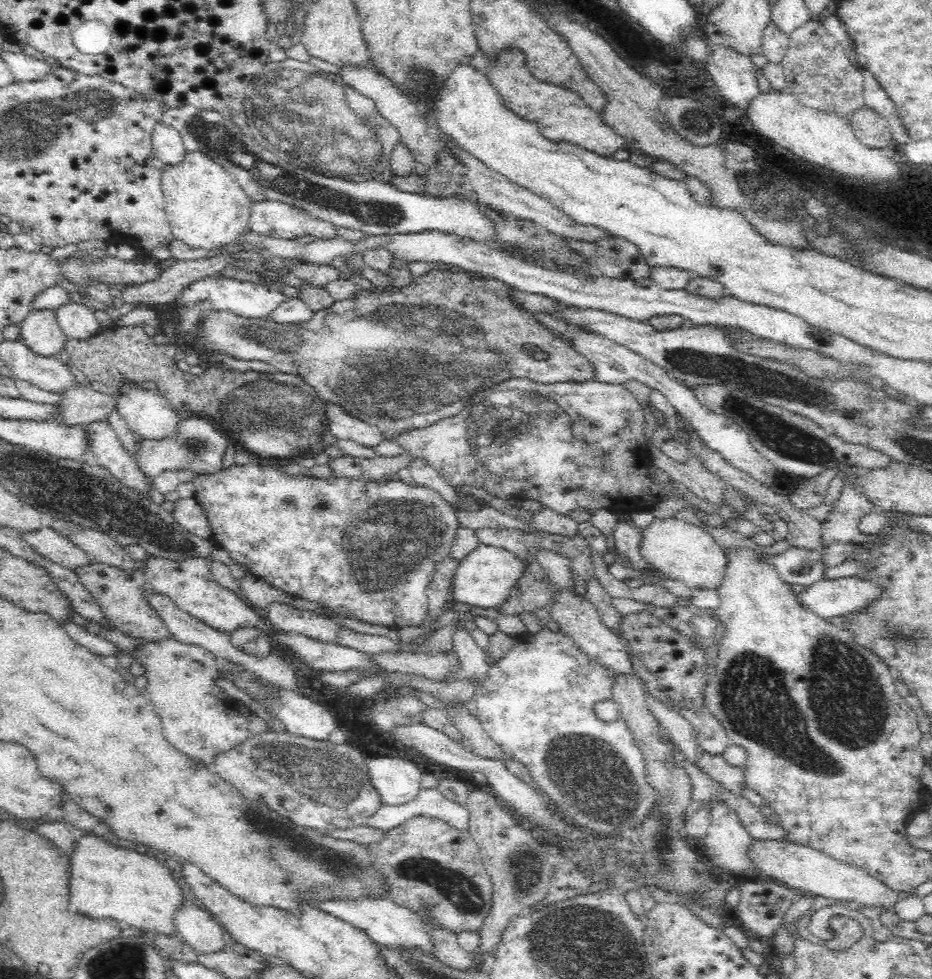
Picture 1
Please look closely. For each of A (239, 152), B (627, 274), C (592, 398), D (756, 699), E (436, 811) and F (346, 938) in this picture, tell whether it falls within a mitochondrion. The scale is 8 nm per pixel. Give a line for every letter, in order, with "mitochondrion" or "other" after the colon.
A: mitochondrion
B: other
C: other
D: mitochondrion
E: other
F: other

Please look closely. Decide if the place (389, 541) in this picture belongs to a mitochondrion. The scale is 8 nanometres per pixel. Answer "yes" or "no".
yes

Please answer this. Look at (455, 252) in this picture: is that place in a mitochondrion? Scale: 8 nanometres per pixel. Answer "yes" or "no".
no

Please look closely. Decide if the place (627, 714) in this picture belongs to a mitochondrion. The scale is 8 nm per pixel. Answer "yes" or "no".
no

